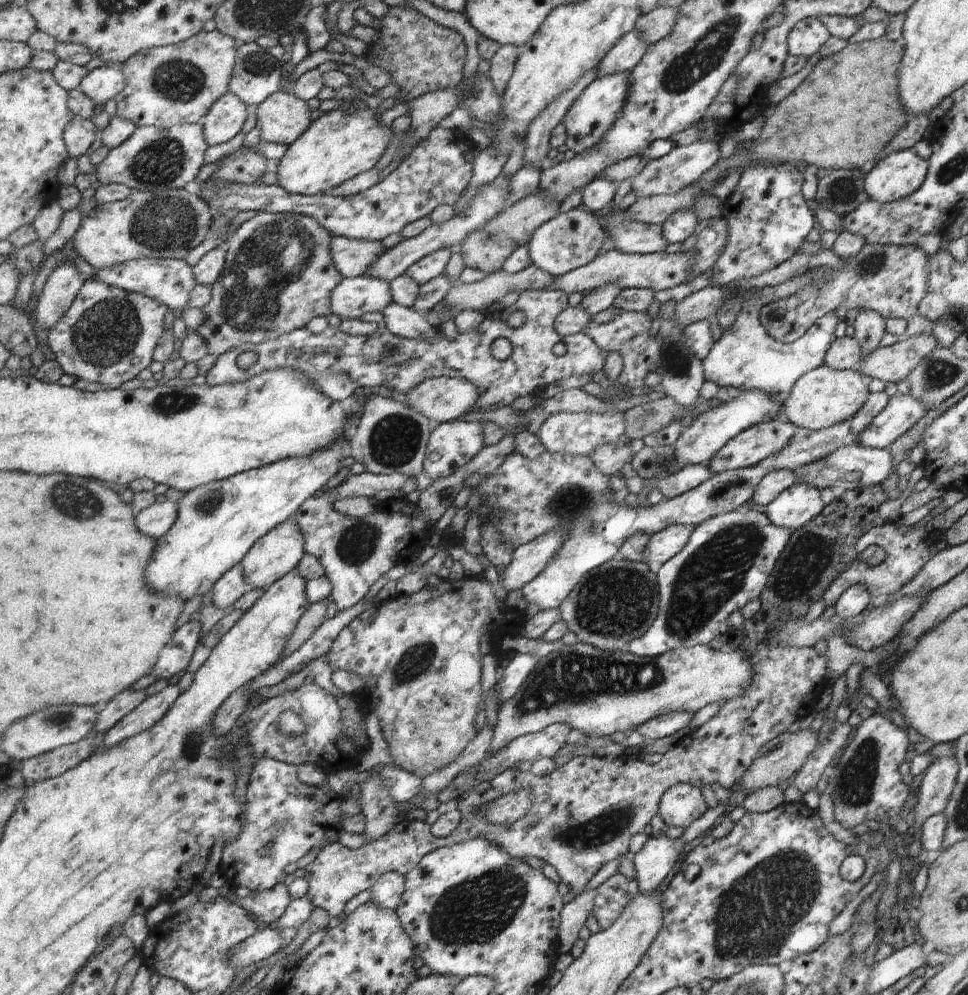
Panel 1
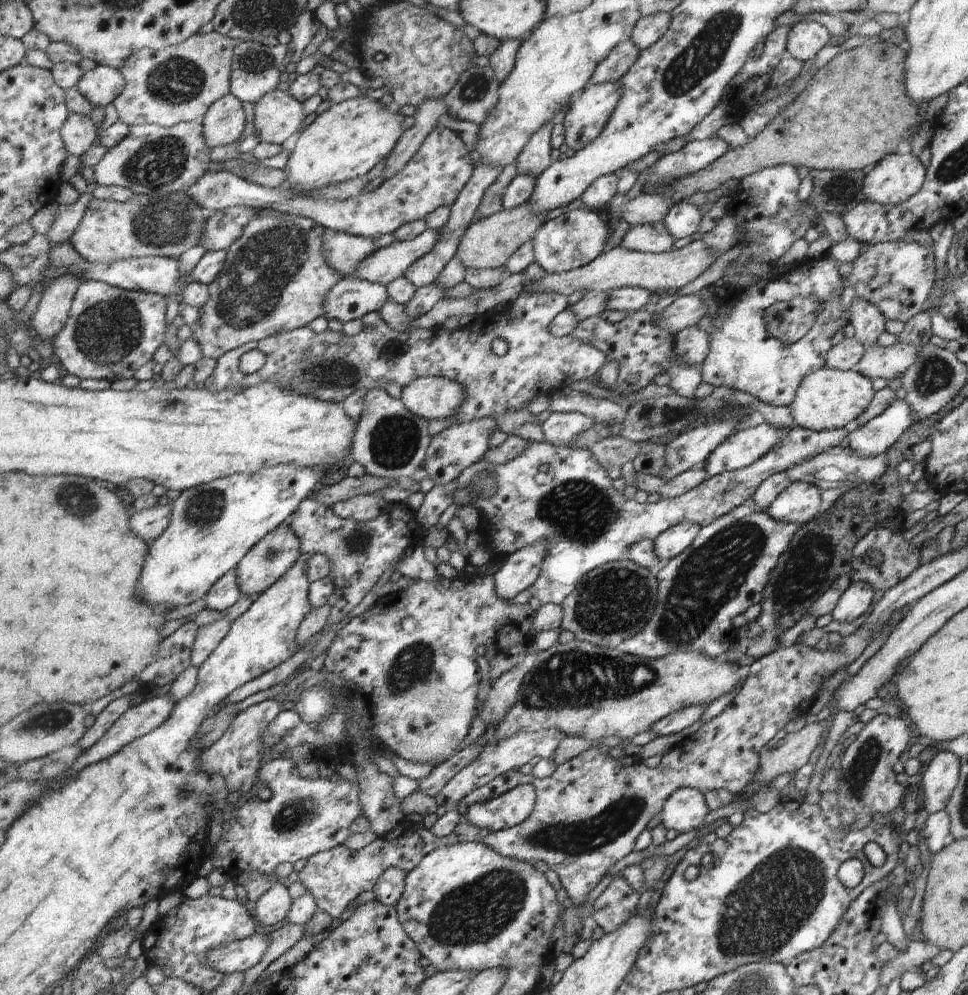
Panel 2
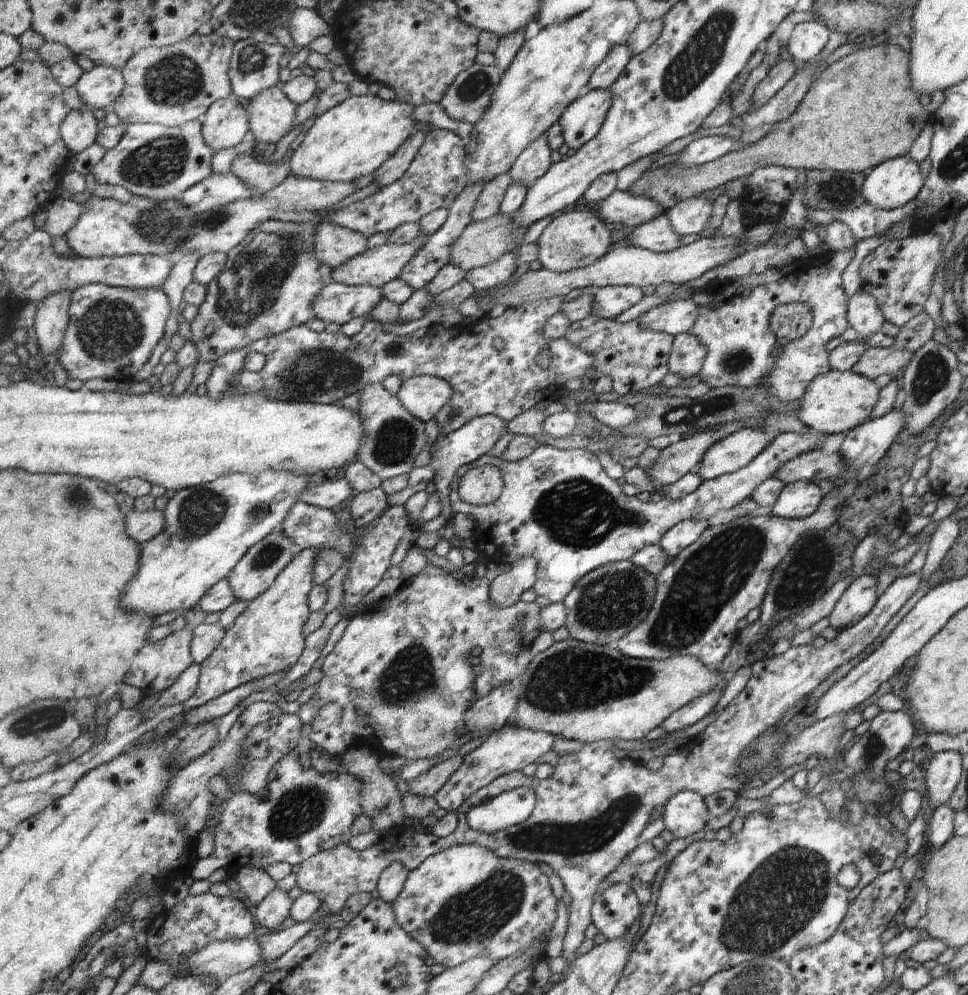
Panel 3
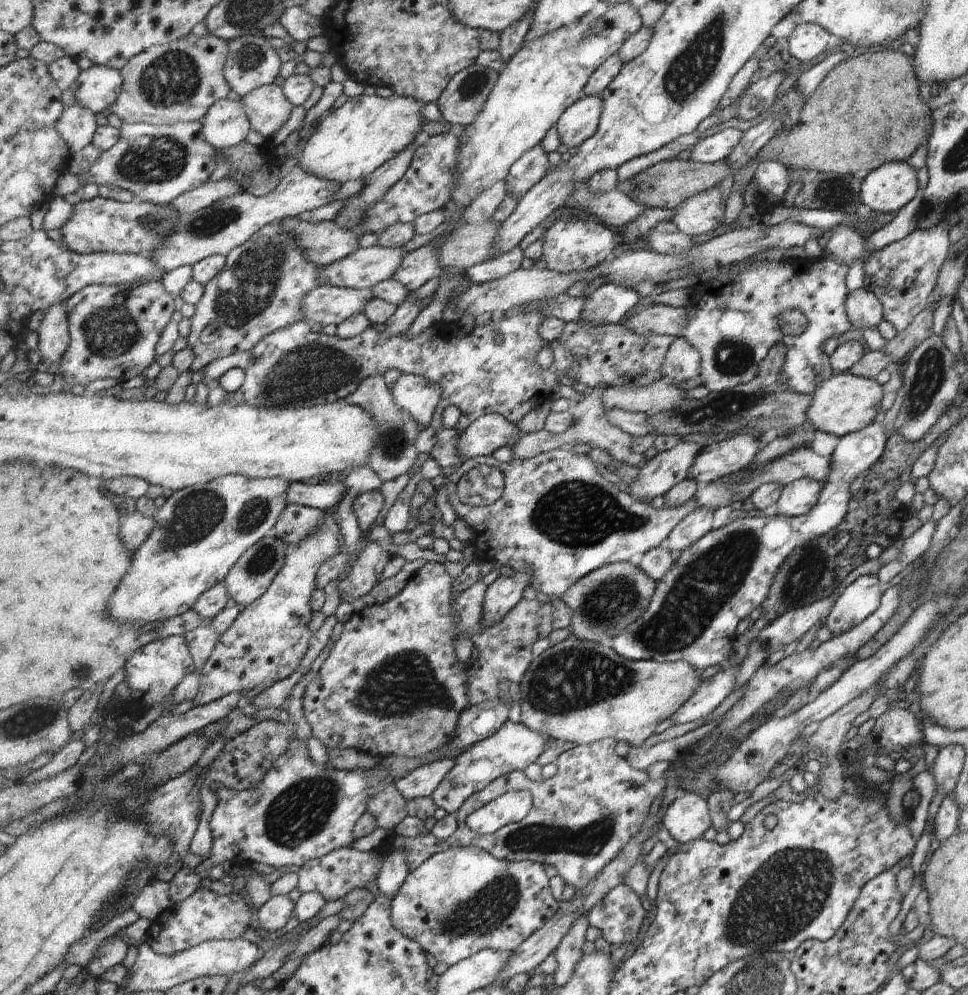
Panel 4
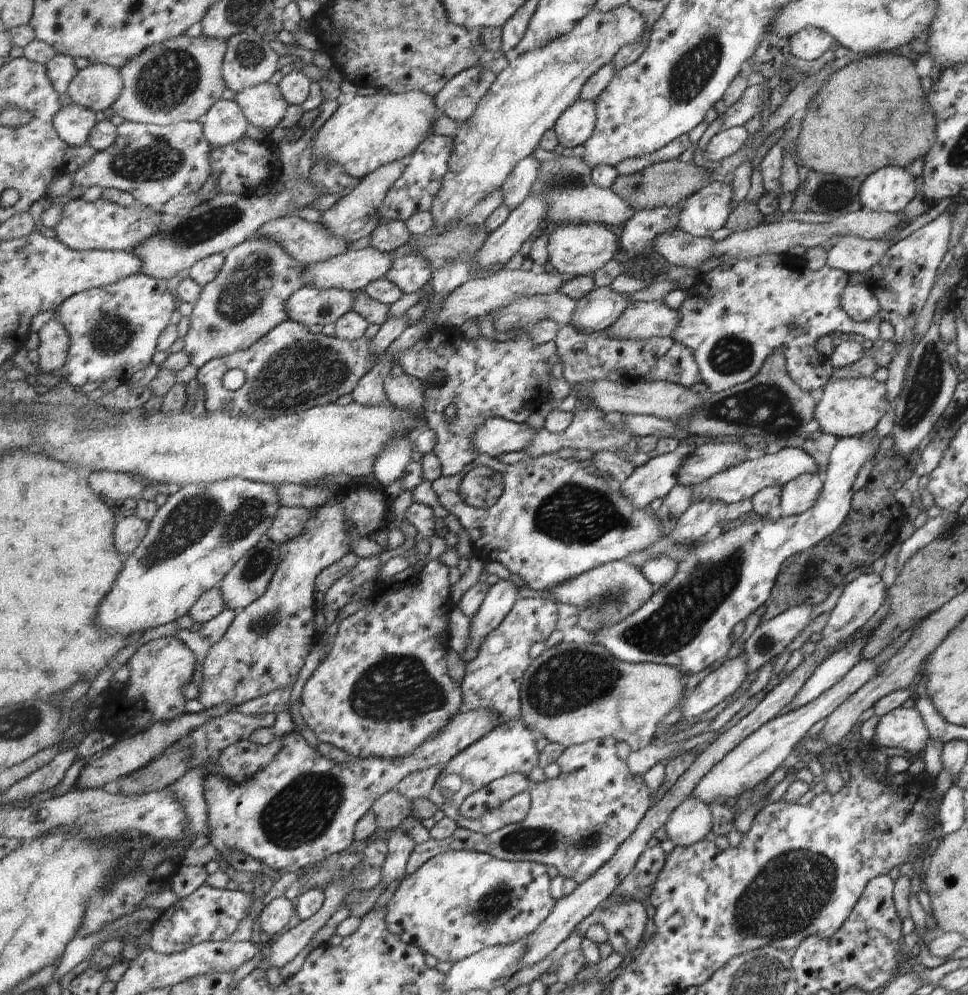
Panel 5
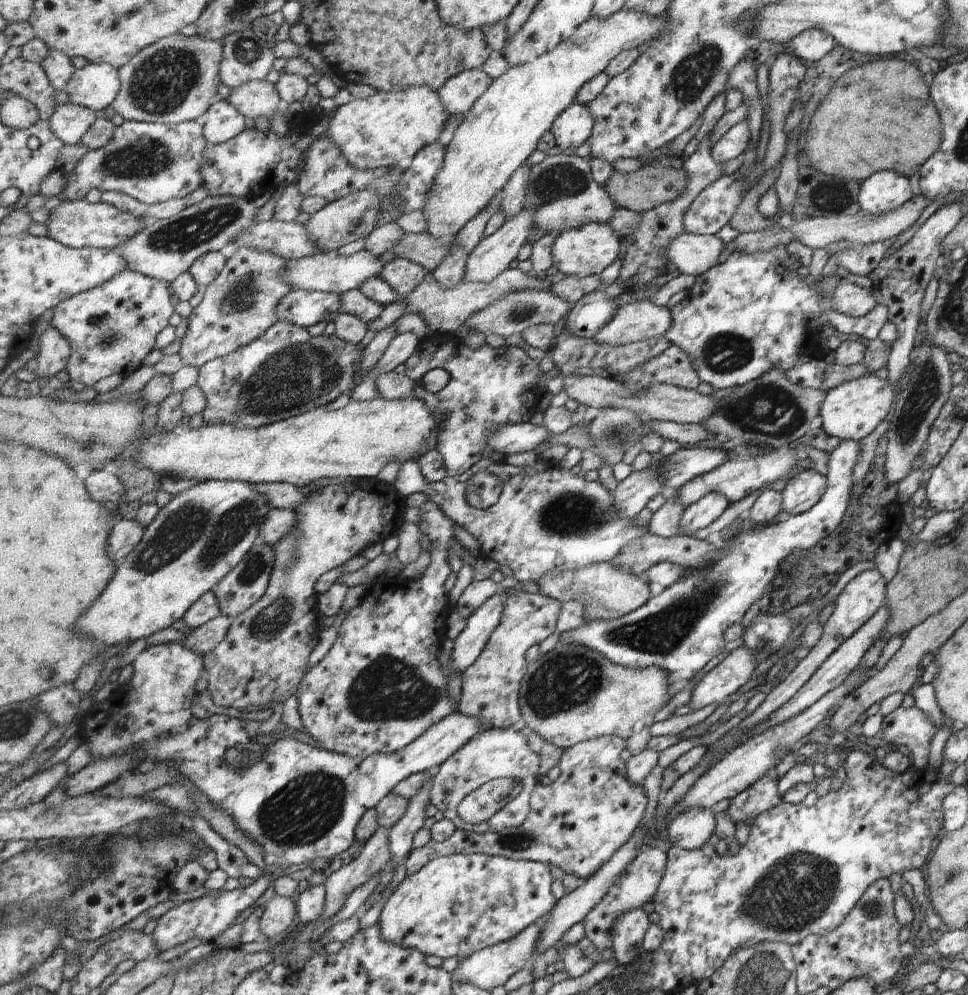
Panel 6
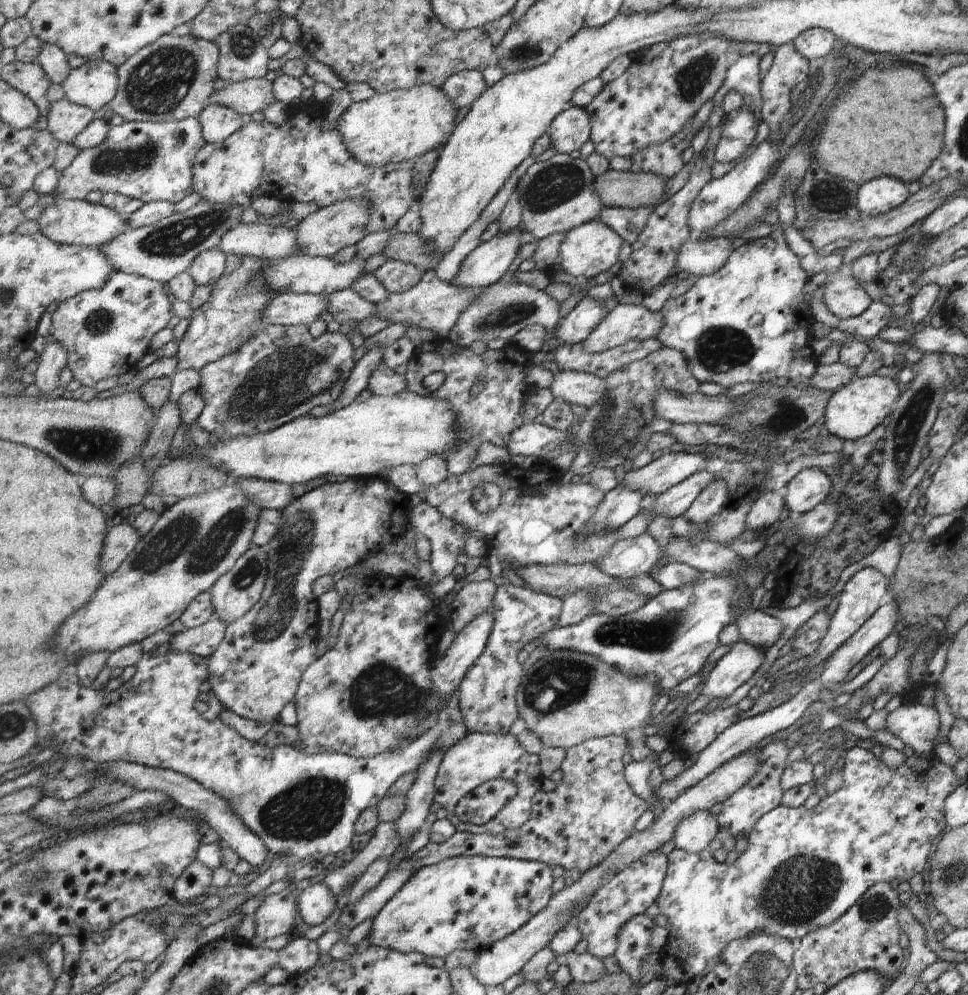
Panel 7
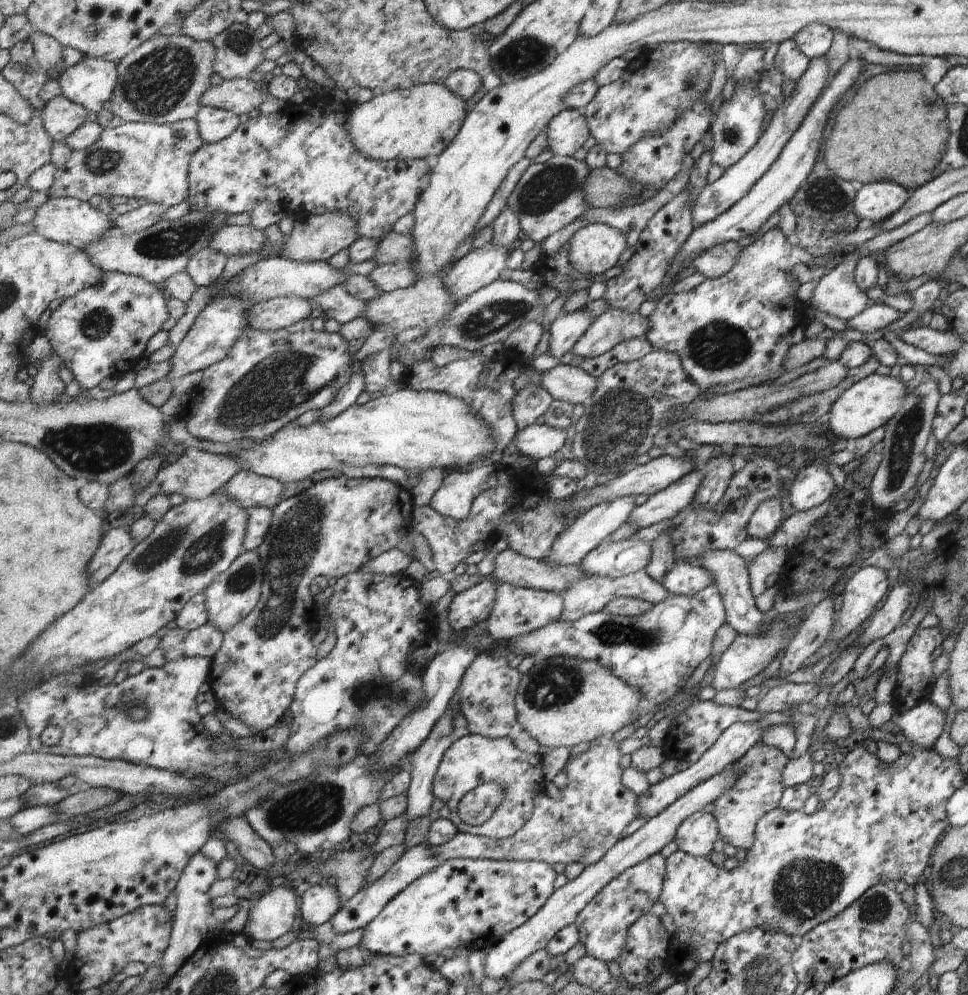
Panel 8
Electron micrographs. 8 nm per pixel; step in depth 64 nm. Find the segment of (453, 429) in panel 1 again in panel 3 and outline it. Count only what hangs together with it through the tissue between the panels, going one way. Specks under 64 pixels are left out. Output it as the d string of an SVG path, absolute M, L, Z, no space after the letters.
M484 415L483 417L475 418L472 422L465 424L463 428L449 432L449 436L441 438L439 442L434 442L434 445L429 449L431 462L433 463L433 470L435 470L434 484L436 485L436 492L439 492L441 500L443 500L443 514L451 523L456 513L450 502L450 486L457 478L457 470L465 464L471 464L483 458L483 456L490 455L490 451L494 450L495 444L509 432L507 424L499 416Z

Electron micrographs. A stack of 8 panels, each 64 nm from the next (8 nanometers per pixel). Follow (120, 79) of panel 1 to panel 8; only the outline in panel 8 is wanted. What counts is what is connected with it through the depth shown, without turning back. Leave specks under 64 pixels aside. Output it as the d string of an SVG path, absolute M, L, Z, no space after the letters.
M84 57L76 65L66 68L58 78L63 95L71 102L85 106L91 112L101 112L105 102L112 101L118 86L118 66L99 57Z

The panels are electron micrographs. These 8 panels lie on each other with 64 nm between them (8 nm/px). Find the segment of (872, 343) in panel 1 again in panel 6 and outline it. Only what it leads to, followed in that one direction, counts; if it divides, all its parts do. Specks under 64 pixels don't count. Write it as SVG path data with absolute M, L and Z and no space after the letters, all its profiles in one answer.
M841 278L833 290L831 308L850 318L863 318L877 306L871 293Z

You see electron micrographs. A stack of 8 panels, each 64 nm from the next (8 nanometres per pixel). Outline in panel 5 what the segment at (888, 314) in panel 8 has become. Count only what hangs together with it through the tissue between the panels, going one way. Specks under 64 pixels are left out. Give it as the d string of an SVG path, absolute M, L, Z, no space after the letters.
M763 254L755 258L745 260L727 260L721 266L717 266L709 272L699 273L695 276L694 285L688 289L687 297L678 308L681 314L681 326L675 331L672 338L681 342L694 352L694 358L698 364L700 382L711 393L719 393L733 386L750 381L759 372L759 366L769 354L775 350L781 350L784 360L784 368L787 377L801 391L818 393L828 384L831 378L832 367L828 358L819 354L814 348L817 340L823 336L829 336L834 332L840 332L857 336L863 344L871 344L880 340L878 327L880 314L869 322L853 322L849 319L839 303L841 290L846 286L848 273L829 268L824 264L818 272L812 272L805 265L801 267L786 268L780 254Z

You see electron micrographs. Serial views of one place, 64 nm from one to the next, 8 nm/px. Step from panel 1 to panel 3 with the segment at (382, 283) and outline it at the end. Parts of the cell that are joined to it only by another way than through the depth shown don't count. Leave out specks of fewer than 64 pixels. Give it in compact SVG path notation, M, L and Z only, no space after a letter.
M333 282L319 294L315 300L315 314L325 324L335 323L336 325L345 325L355 320L355 318L367 317L371 310L375 310L384 299L381 287L369 286L350 286L341 282Z

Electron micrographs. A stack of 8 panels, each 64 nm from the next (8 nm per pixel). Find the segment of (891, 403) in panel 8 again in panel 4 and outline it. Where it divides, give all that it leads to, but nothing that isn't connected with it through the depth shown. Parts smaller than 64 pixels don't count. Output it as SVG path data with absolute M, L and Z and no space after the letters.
M847 372L832 373L827 380L821 380L811 392L805 418L815 431L843 437L875 421L879 413L877 407L881 396L882 386L879 386L874 379L854 376Z

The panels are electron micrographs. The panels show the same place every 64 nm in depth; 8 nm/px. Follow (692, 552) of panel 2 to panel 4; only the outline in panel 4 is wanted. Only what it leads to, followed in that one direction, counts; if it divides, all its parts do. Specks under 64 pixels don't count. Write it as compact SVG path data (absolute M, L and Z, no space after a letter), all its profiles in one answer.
M875 420L861 430L839 437L839 442L830 457L831 464L829 464L827 478L821 483L822 490L817 503L807 514L793 518L783 515L767 518L759 518L759 516L757 518L735 518L733 516L725 526L703 534L699 540L691 544L690 548L682 551L681 558L675 562L675 566L671 566L669 572L663 576L663 580L657 584L649 610L624 634L606 643L618 654L630 660L654 659L661 663L687 660L695 666L697 672L712 666L719 666L721 660L727 658L731 650L731 640L733 640L733 638L721 638L721 636L733 634L735 624L747 618L755 608L763 603L769 586L771 586L773 574L791 550L795 550L797 546L803 546L805 542L817 536L831 532L839 524L839 520L843 520L843 516L847 514L849 484L865 471L873 471L875 460L883 454L885 442L893 433L893 429L883 430L883 426L879 426L879 422Z

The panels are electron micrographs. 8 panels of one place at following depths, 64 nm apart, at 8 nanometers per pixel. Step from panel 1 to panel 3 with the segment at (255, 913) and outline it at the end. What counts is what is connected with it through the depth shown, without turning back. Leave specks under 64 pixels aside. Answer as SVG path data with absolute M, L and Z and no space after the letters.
M275 888L261 904L255 906L255 915L259 927L275 932L283 926L283 922L291 917L294 901L288 892Z

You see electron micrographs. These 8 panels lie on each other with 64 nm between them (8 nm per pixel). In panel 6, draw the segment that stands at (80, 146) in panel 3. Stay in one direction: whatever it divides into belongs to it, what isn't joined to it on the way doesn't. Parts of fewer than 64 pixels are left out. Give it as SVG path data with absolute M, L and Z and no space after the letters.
M59 103L51 118L51 131L65 145L82 145L82 139L97 121L91 108L74 103Z

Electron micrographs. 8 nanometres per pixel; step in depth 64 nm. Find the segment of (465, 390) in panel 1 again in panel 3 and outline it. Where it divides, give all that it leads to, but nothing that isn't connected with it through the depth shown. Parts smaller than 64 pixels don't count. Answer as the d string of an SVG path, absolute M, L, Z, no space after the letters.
M423 375L402 382L397 397L413 416L429 422L451 402L453 386L447 380Z

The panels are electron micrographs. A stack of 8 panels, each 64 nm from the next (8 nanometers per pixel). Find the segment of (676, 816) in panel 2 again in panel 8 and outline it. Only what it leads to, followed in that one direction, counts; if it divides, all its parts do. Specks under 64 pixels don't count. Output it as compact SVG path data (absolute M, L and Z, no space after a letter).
M701 811L691 814L678 829L675 843L680 851L691 854L694 858L709 856L713 842L717 840L714 816Z

